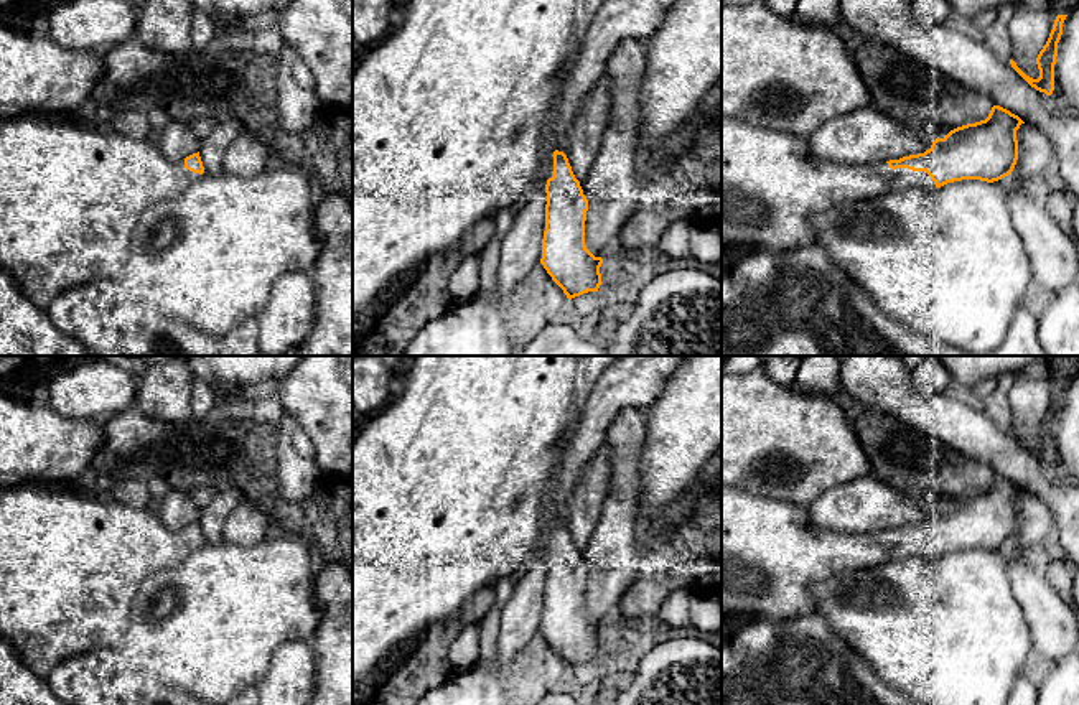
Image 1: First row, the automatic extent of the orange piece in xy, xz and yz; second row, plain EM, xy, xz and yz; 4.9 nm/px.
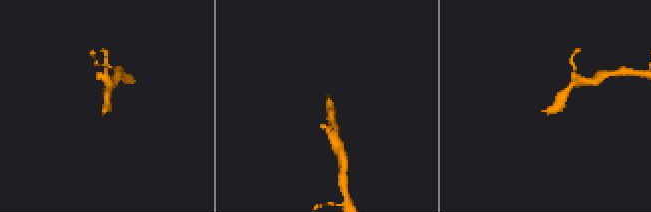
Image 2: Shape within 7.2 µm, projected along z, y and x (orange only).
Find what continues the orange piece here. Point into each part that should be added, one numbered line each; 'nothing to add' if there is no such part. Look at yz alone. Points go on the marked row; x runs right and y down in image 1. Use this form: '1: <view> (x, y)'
1: yz (771, 185)

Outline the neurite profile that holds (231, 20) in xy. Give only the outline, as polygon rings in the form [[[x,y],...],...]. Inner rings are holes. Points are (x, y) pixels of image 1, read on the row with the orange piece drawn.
[[[193,0],[193,3],[203,10],[206,10],[209,13],[209,16],[214,20],[214,23],[219,25],[227,25],[231,28],[241,28],[242,26],[242,20],[237,15],[226,15],[221,13],[213,3],[211,0]]]

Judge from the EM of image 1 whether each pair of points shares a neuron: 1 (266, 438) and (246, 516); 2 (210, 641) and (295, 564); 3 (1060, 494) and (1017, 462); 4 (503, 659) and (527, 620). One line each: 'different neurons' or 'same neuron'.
1: different neurons
2: same neuron
3: same neuron
4: same neuron

